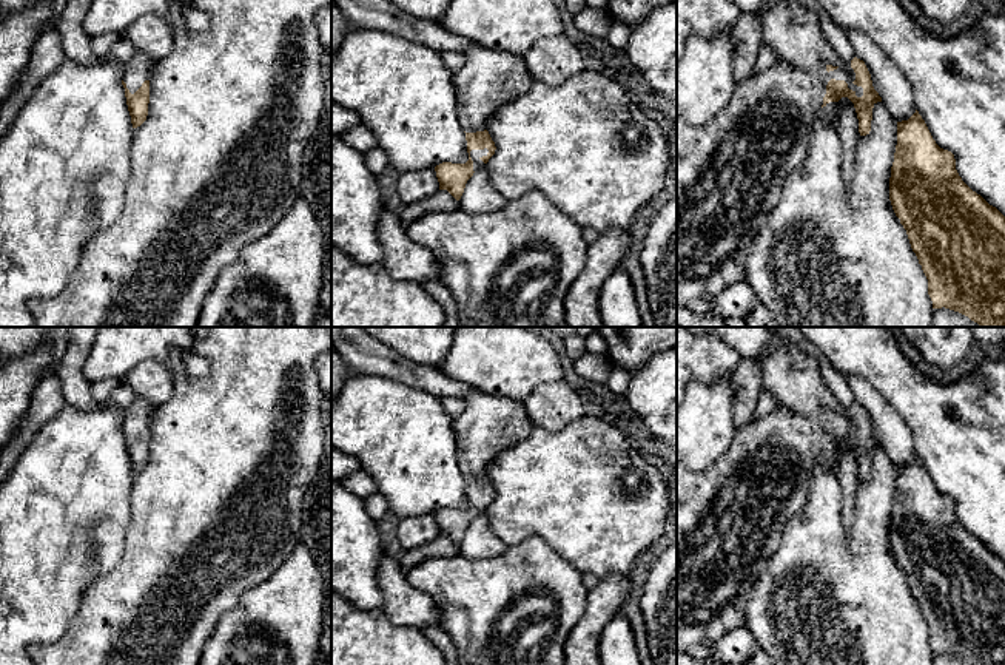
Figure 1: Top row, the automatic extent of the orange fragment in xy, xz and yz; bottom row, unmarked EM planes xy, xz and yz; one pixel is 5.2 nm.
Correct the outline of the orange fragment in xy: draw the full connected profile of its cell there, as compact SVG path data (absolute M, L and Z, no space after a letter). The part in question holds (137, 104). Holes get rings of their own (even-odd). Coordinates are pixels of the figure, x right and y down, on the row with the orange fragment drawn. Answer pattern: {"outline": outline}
{"outline": "M142 52L133 54L123 63L122 85L133 128L140 127L148 116L150 103L150 77L154 63Z"}

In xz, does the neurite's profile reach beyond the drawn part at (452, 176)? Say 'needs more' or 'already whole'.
needs more

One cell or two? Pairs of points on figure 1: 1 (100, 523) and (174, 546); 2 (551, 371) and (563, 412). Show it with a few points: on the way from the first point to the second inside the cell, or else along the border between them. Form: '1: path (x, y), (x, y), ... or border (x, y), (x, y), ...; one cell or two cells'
1: border (130, 496), (124, 553), (113, 565); two cells
2: border (563, 378), (554, 383), (540, 383), (523, 401); two cells

